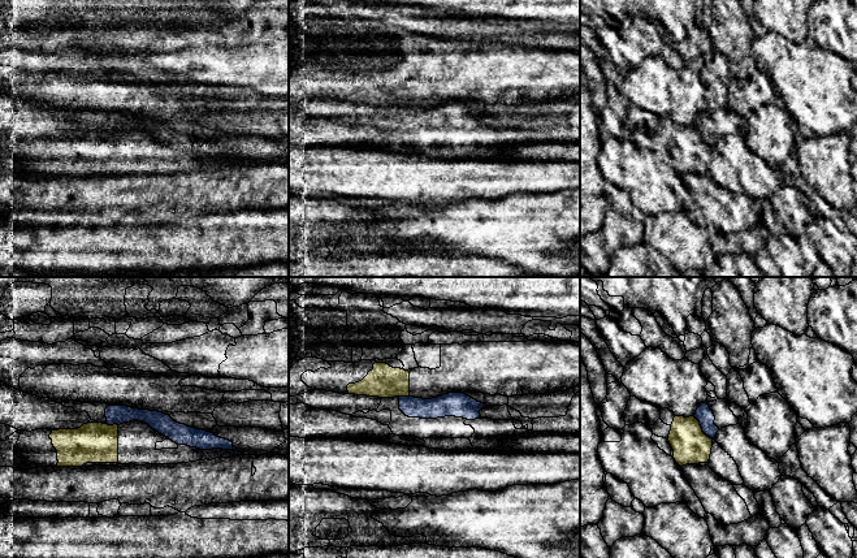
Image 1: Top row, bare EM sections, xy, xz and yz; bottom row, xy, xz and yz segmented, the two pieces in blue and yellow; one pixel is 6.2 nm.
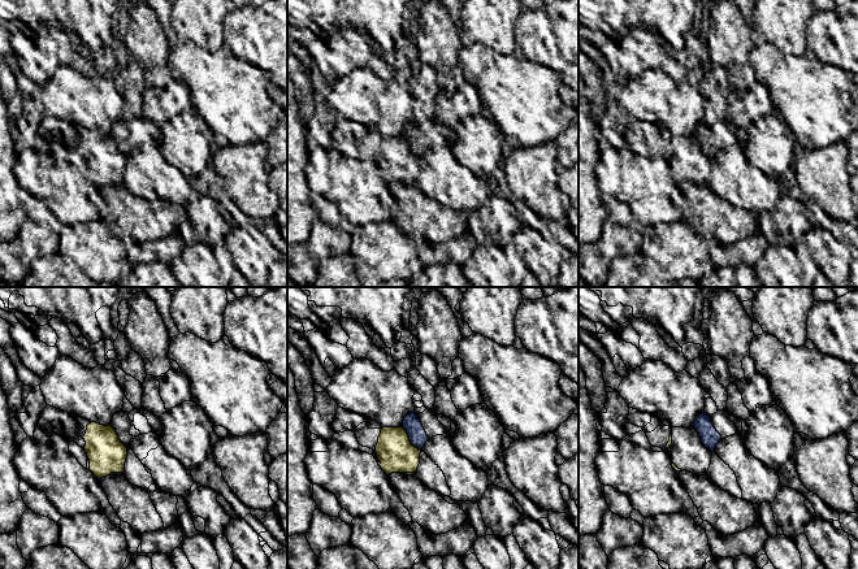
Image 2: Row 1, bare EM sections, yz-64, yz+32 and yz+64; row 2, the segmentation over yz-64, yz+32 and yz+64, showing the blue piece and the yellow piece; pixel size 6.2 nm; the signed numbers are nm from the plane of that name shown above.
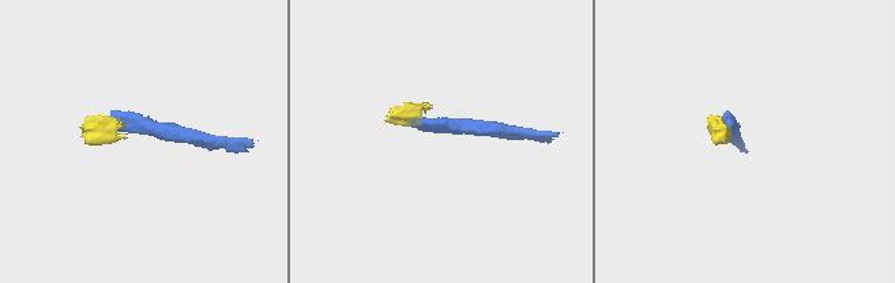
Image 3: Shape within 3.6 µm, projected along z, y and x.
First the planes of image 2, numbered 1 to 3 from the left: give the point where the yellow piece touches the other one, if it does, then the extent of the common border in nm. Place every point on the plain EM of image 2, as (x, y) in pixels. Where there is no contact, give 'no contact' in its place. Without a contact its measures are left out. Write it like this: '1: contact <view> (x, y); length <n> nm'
1: no contact
2: contact yz+32 (410, 148); length 190 nm
3: no contact

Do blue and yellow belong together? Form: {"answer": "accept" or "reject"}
{"answer": "reject"}

